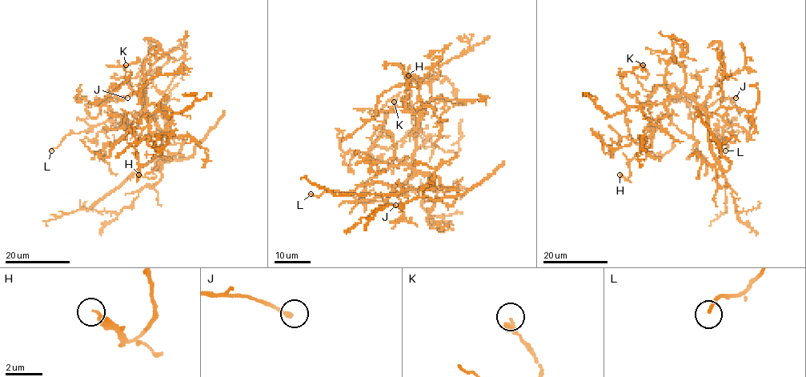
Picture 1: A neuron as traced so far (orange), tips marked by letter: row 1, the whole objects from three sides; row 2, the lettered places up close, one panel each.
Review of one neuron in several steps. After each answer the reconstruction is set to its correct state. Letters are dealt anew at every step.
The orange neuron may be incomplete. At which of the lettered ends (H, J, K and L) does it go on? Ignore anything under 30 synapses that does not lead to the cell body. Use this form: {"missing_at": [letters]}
{"missing_at": []}

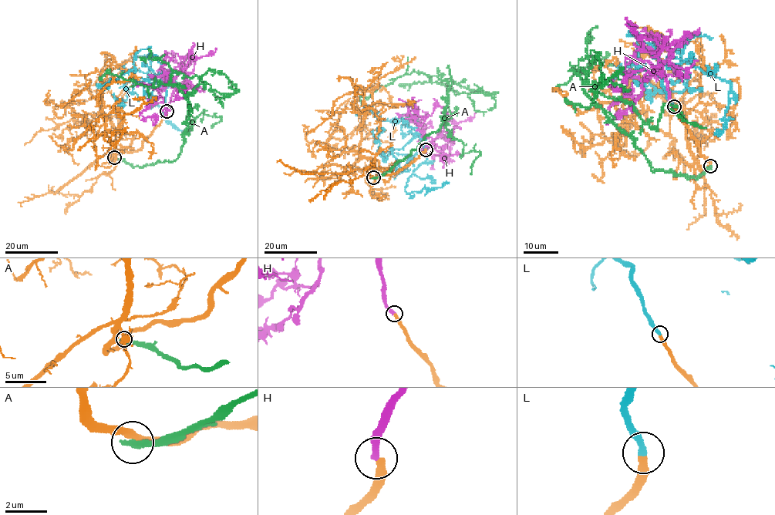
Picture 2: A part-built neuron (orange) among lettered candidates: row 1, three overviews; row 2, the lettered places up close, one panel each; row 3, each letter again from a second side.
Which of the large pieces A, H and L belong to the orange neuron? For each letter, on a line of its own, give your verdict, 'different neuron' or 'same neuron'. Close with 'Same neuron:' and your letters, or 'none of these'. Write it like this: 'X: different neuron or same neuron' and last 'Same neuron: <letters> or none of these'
A: different neuron
H: different neuron
L: same neuron
Same neuron: L

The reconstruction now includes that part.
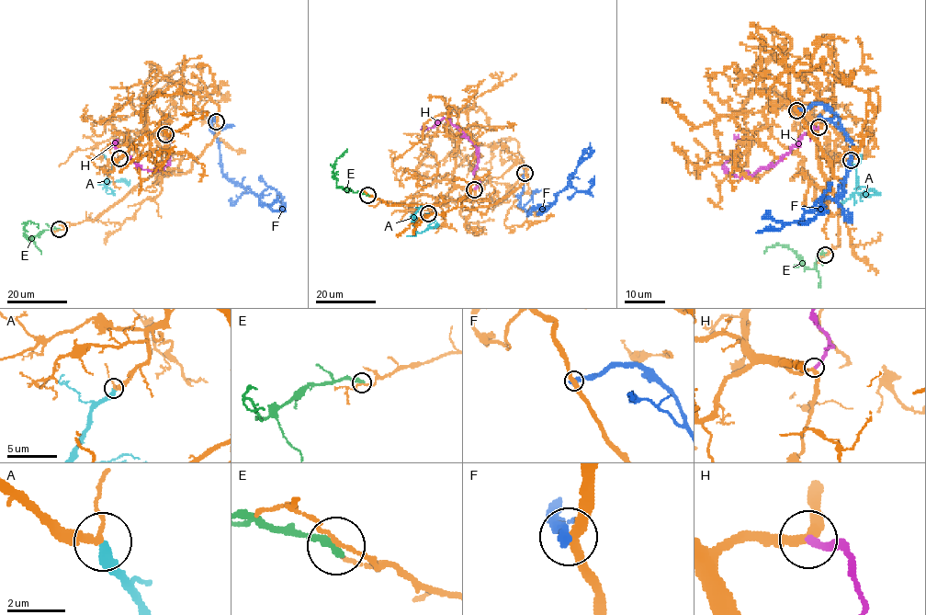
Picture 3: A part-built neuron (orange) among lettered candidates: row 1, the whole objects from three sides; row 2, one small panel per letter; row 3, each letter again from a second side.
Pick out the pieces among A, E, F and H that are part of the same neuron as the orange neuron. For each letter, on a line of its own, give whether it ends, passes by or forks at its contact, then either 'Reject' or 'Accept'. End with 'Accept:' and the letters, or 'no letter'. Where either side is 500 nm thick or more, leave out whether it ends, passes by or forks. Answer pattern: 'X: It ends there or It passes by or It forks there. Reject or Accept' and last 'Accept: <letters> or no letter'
A: It ends there. Accept
E: It ends there. Reject
F: It ends there. Reject
H: It ends there. Reject
Accept: A

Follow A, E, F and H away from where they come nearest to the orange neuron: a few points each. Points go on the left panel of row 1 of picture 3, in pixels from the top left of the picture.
A: (119, 158), (113, 165), (105, 185), (115, 181), (129, 184)
E: (60, 229), (43, 230), (27, 240), (23, 233), (26, 223), (37, 223), (38, 228)
F: (215, 121), (214, 117), (211, 130), (220, 146), (223, 174), (231, 181), (248, 187), (274, 211), (281, 212)
H: (165, 133), (170, 136), (165, 147), (170, 162), (154, 171), (141, 169), (119, 151), (114, 143), (118, 140)

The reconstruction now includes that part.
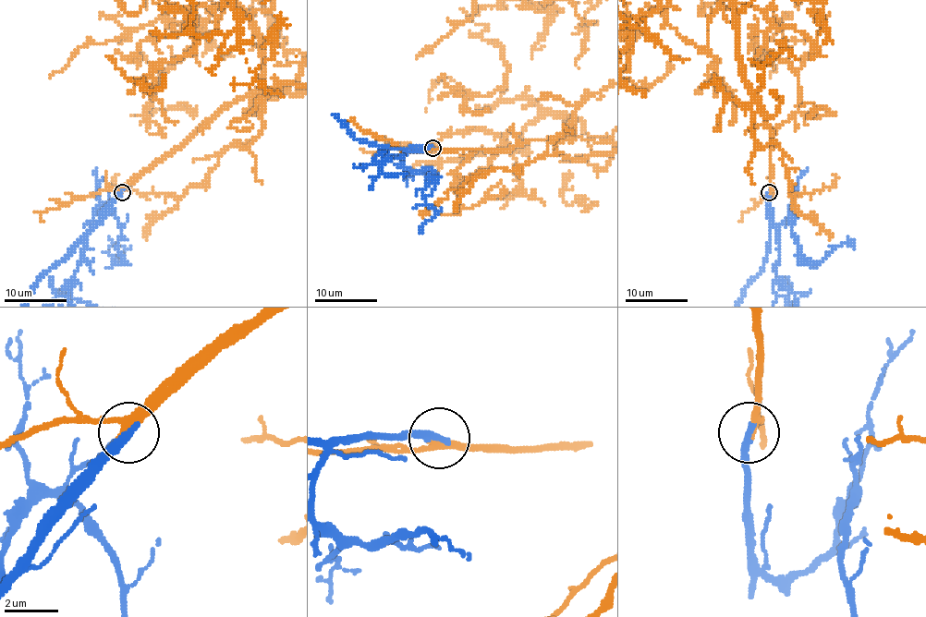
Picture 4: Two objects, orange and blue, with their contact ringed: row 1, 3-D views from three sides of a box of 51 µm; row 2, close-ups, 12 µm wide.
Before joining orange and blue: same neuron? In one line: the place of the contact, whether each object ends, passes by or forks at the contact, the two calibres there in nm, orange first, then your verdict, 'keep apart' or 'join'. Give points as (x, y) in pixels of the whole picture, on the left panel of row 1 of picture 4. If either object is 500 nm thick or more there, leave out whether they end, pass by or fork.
(122, 192) | orange passes by | blue ends | 240/320 nm | join

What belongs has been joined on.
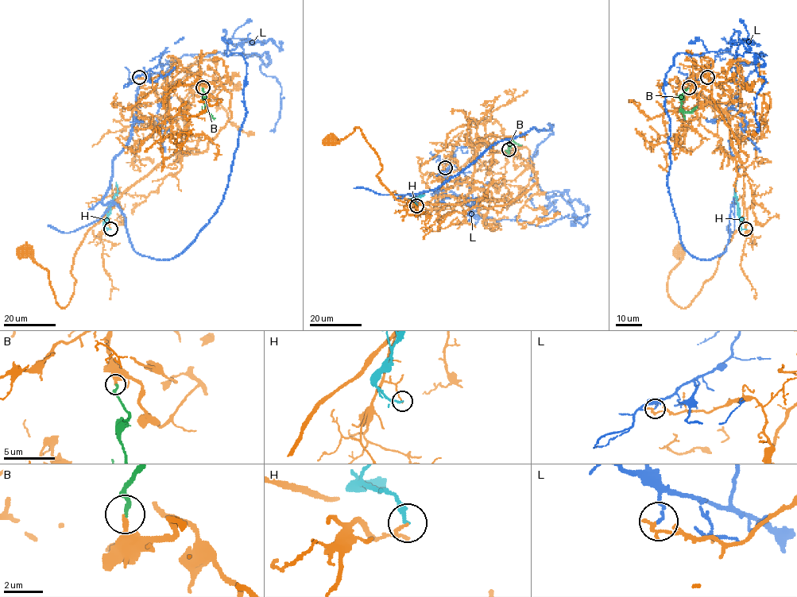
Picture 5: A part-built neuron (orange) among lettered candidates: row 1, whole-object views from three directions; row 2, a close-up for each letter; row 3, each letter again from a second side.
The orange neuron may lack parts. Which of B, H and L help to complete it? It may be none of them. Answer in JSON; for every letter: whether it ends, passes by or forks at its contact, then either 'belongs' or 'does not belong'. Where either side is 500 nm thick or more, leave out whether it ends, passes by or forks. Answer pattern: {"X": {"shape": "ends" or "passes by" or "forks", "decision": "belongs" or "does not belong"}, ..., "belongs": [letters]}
{"B": {"shape": "ends", "decision": "belongs"}, "H": {"shape": "ends", "decision": "does not belong"}, "L": {"shape": "ends", "decision": "does not belong"}, "belongs": ["B"]}

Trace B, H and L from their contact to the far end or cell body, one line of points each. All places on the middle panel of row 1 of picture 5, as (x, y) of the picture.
B: (508, 149), (512, 140), (508, 157)
H: (416, 206), (409, 201), (421, 195)
L: (445, 167), (466, 175), (467, 198), (408, 194), (549, 123), (530, 178), (573, 221)

